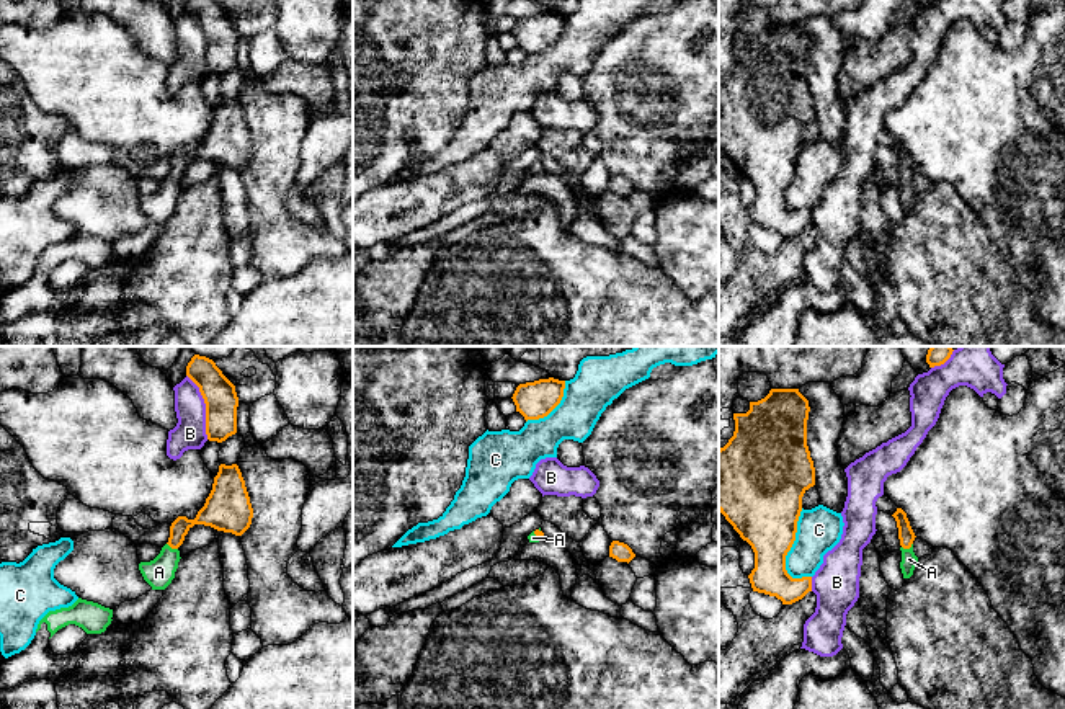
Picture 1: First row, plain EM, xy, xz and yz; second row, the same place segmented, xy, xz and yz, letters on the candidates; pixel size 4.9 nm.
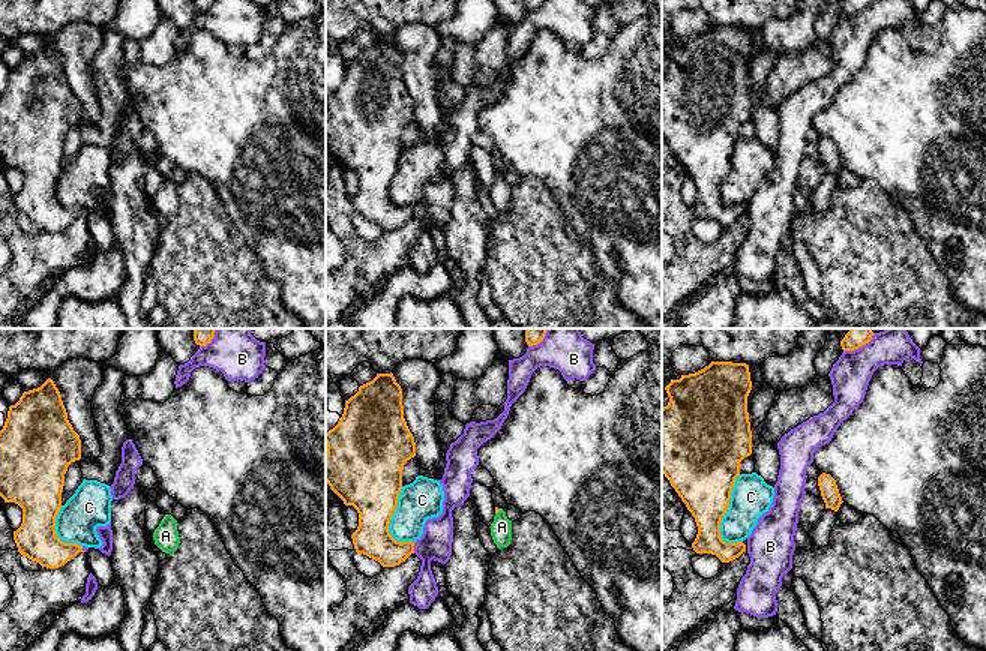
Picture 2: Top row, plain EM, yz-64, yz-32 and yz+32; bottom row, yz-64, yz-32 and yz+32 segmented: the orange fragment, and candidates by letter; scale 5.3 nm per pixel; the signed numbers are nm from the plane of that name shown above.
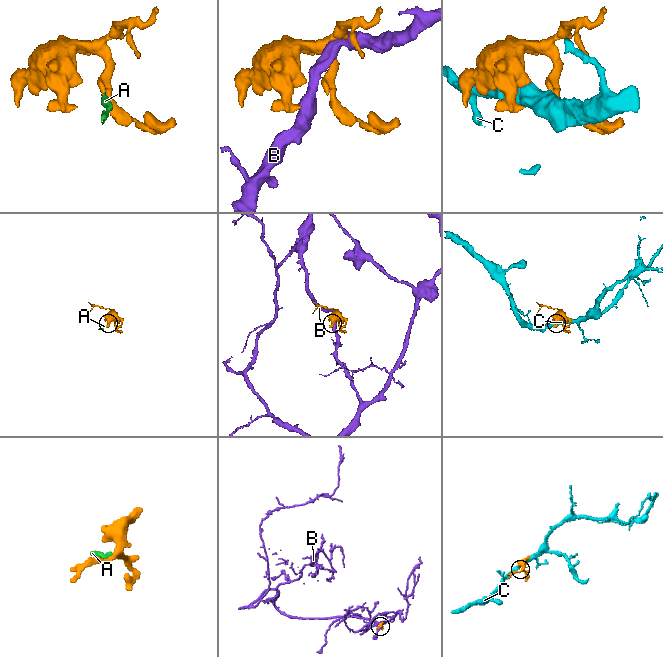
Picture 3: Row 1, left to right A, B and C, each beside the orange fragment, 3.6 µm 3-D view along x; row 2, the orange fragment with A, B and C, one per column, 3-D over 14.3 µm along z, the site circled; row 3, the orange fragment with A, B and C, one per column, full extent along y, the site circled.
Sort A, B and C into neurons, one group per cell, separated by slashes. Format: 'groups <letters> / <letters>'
groups A / B / C

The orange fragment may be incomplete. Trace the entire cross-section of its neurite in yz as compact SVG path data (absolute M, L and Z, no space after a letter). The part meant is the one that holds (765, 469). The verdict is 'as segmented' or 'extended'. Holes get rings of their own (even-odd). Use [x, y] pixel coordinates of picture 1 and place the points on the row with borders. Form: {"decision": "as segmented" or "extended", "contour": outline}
{"decision": "as segmented", "contour": "M771 389L764 399L750 402L746 413L733 413L733 436L719 449L719 511L755 552L755 569L748 575L753 591L776 596L782 604L792 604L812 591L812 577L792 578L786 570L786 555L795 541L802 497L815 485L815 467L807 446L809 412L809 400L799 389Z"}

